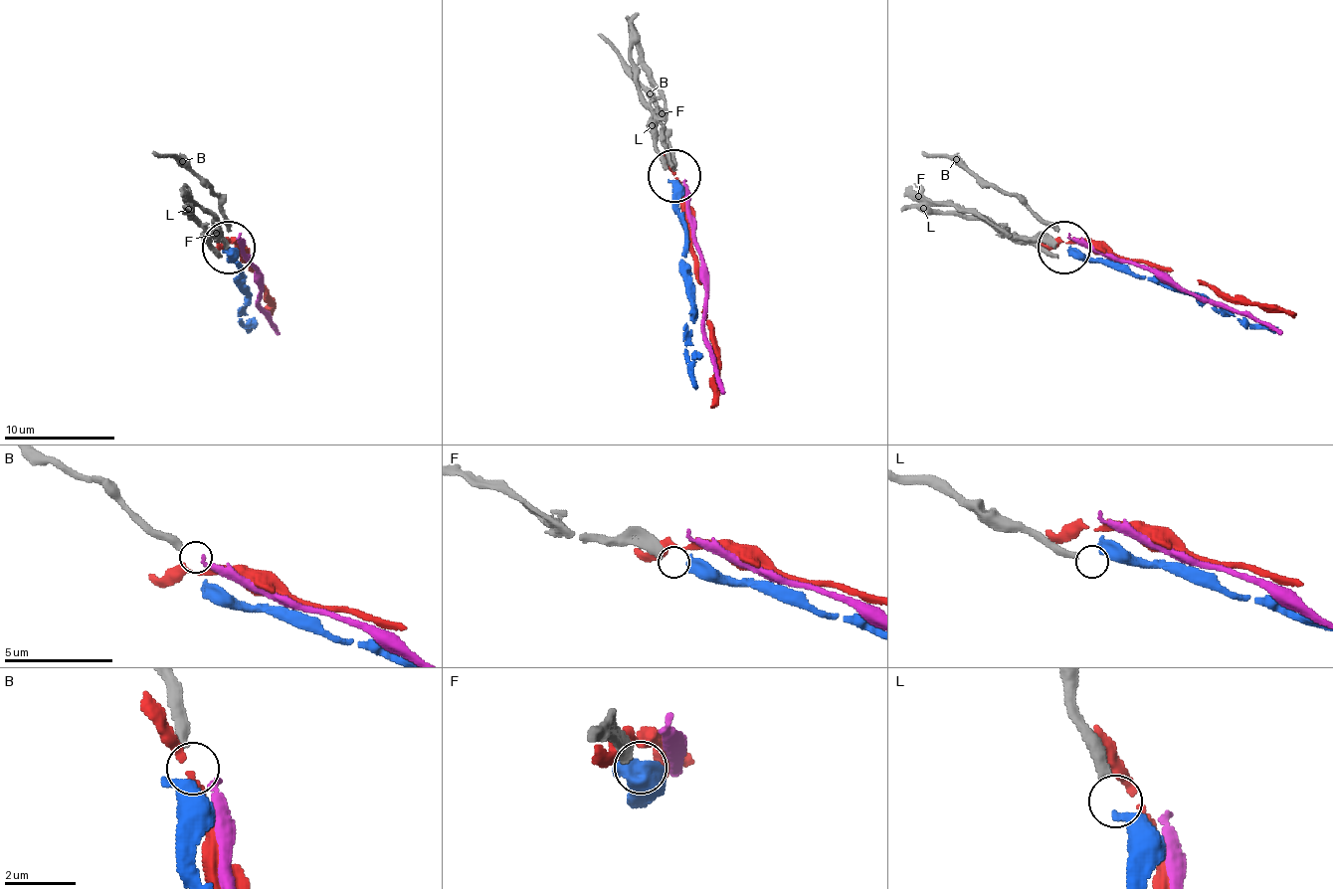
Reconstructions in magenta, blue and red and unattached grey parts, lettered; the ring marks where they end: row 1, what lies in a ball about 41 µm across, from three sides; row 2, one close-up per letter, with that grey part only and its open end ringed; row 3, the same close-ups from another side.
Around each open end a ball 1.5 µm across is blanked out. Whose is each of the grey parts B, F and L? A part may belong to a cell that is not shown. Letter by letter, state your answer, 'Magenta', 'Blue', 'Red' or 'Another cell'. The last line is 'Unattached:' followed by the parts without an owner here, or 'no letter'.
B: Magenta
F: Blue
L: Another cell
Unattached: L

